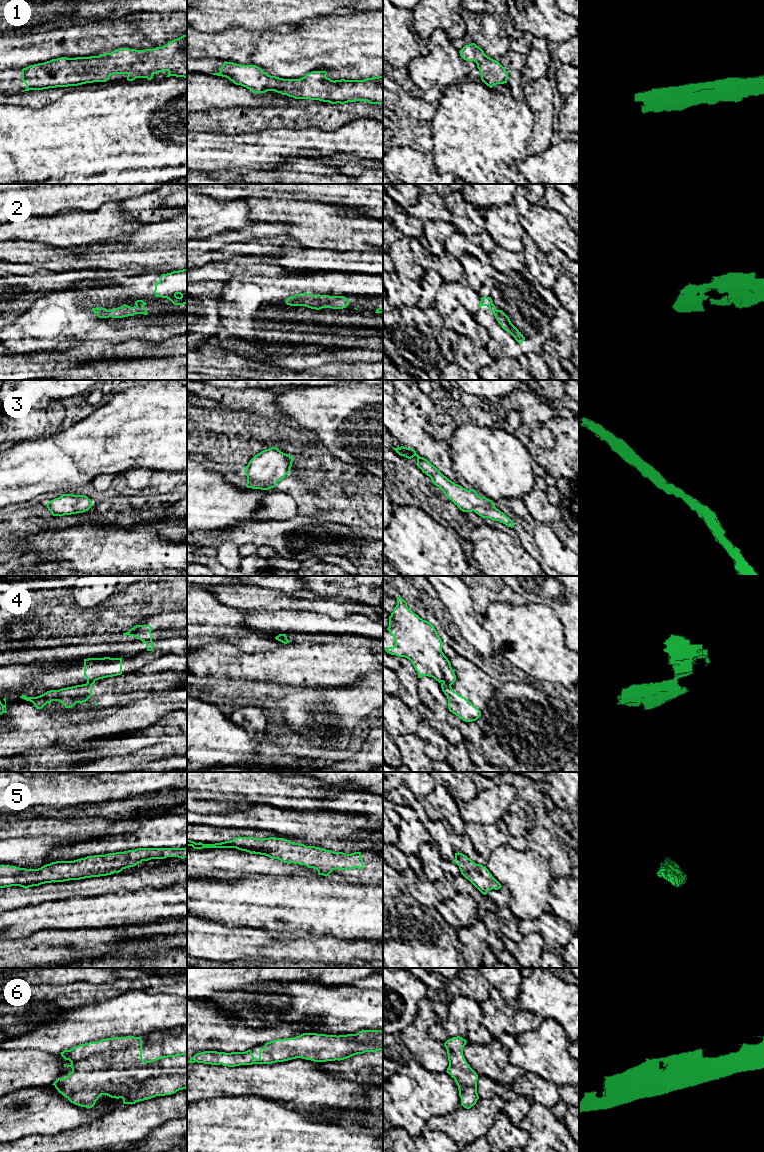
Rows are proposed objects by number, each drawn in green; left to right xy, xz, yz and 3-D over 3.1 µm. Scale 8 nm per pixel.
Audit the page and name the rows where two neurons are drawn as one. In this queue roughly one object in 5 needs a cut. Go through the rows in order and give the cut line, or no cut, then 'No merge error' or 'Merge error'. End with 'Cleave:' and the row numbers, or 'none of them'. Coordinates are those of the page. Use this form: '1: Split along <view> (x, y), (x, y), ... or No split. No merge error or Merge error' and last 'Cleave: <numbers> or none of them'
1: No split. No merge error
2: No split. No merge error
3: No split. No merge error
4: Split along yz (443, 681), (450, 685). Merge error
5: No split. No merge error
6: No split. No merge error
Cleave: 4

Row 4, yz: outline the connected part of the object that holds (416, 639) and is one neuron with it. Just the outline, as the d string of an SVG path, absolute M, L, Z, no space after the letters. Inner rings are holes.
M397 597L397 605L389 616L389 627L387 630L393 636L395 645L386 647L385 651L391 655L409 659L418 673L418 678L428 676L439 683L445 682L450 685L456 681L457 678L451 667L451 662L442 652L443 642L435 627L410 610L407 602L400 597Z

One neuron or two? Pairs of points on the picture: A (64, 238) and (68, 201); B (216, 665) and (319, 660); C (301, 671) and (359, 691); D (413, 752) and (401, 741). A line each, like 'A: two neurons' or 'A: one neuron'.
A: two neurons
B: one neuron
C: two neurons
D: one neuron

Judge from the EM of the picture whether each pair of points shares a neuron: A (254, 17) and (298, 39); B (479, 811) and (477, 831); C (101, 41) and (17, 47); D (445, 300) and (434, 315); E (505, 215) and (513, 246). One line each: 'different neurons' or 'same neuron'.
A: different neurons
B: different neurons
C: same neuron
D: different neurons
E: same neuron

